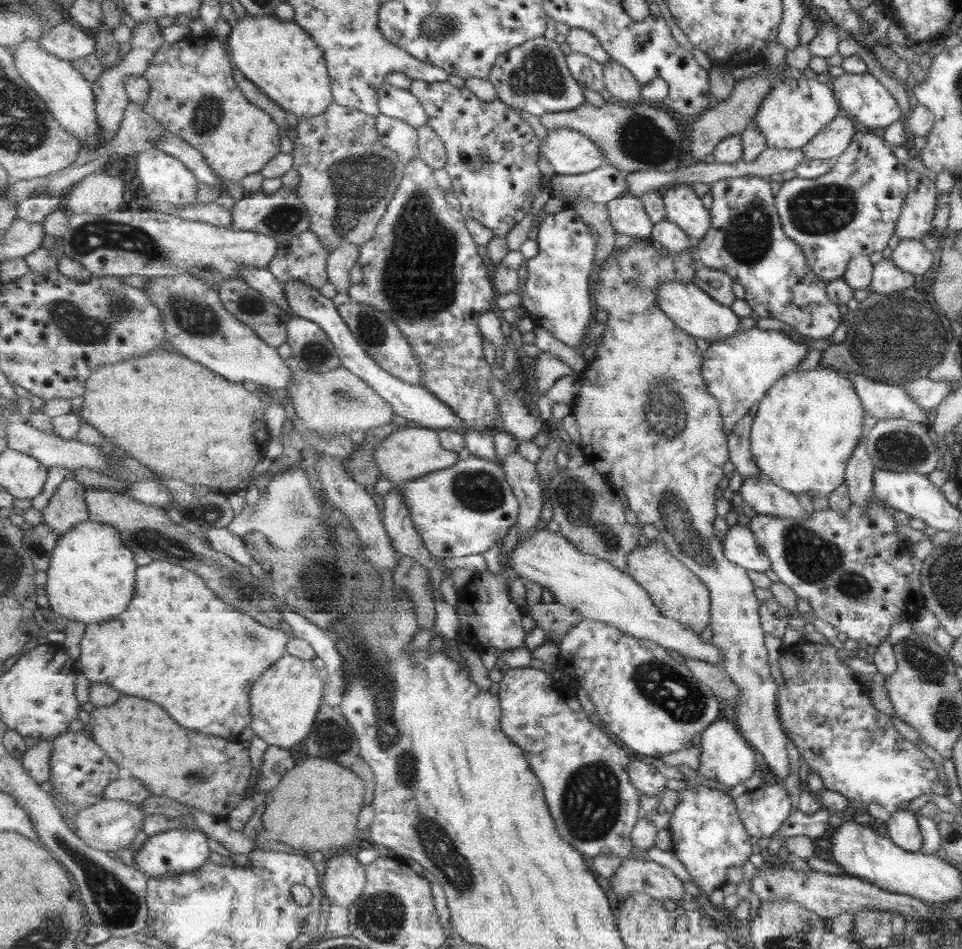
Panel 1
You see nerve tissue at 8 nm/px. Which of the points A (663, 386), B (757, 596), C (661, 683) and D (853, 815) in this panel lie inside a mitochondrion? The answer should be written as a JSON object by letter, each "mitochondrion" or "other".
{"A":"mitochondrion","B":"other","C":"mitochondrion","D":"other"}

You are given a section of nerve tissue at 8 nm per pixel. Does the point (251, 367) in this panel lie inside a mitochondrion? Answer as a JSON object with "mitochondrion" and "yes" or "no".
{"mitochondrion":"no"}

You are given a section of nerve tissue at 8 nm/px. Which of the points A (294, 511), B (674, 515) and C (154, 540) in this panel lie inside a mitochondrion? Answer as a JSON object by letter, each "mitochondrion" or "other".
{"A":"mitochondrion","B":"mitochondrion","C":"mitochondrion"}

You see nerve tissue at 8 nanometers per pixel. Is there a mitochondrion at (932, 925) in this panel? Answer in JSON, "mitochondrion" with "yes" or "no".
{"mitochondrion":"no"}

